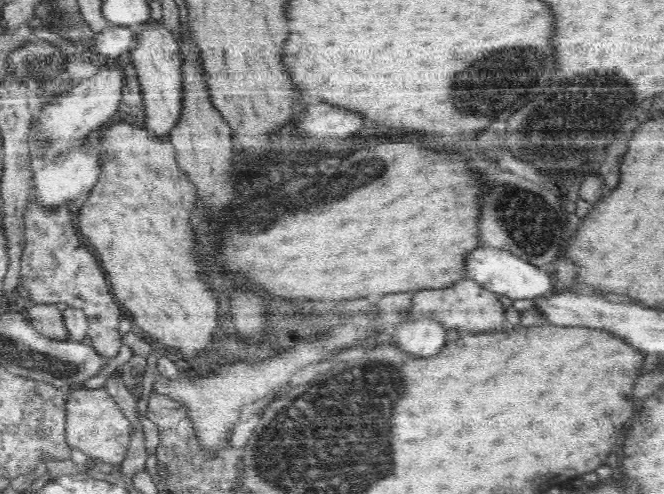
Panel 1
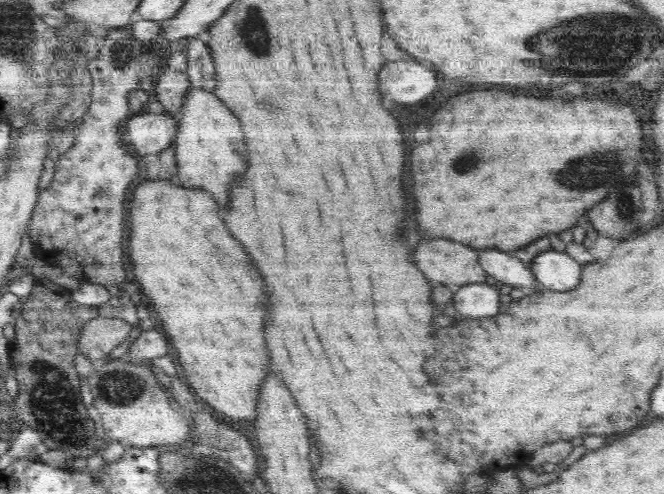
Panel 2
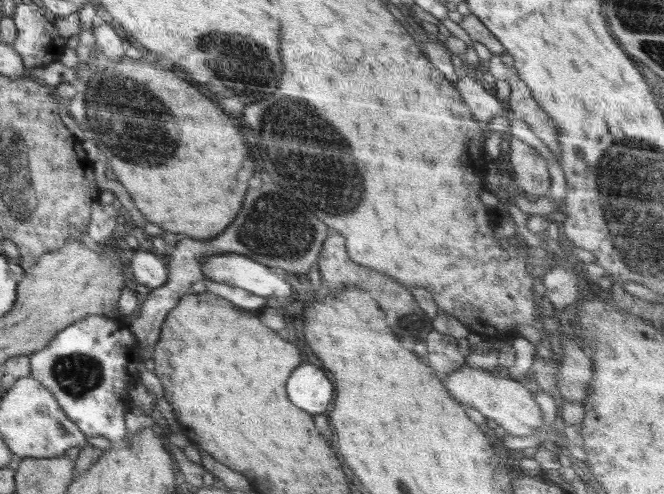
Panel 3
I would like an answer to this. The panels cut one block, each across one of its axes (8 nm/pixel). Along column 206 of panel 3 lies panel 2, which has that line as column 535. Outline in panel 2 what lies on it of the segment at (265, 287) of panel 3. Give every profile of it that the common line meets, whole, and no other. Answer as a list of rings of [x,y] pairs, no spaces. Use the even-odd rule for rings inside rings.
[[[548,249],[541,252],[531,264],[532,275],[541,289],[564,292],[577,287],[582,278],[584,265],[578,263],[565,251]]]

